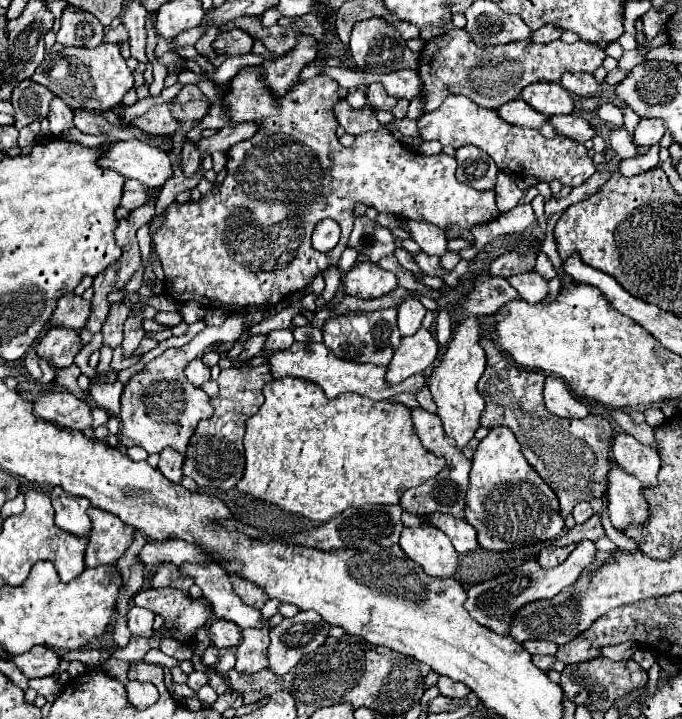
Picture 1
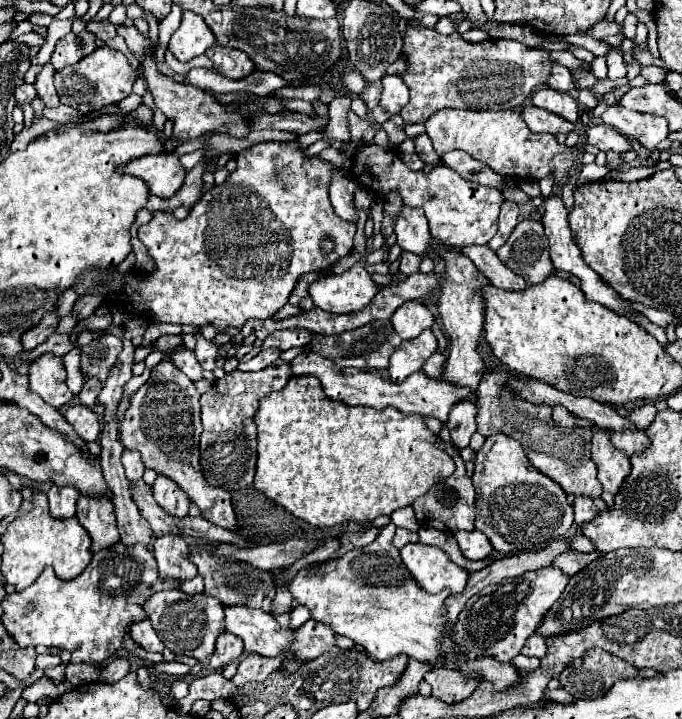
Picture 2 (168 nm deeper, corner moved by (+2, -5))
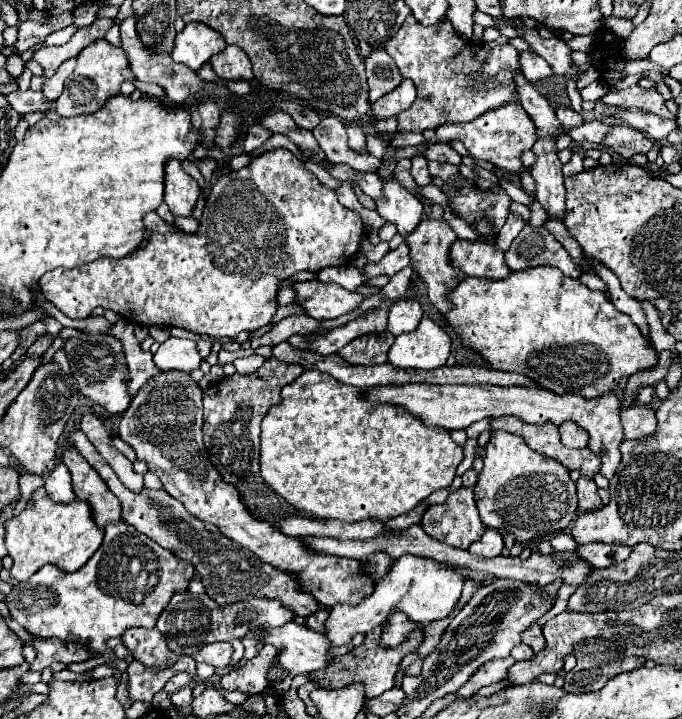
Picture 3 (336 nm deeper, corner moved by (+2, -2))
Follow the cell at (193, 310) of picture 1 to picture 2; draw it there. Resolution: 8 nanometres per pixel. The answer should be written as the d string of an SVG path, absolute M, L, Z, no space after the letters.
M199 330L195 334L195 338L195 355L197 355L197 361L201 363L203 369L213 371L215 369L215 361L217 361L217 345L207 339L203 339Z

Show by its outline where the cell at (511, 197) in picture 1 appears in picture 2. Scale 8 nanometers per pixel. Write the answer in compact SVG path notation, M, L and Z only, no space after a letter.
M505 201L501 205L501 215L499 215L499 231L497 235L489 241L489 247L493 251L497 251L499 247L503 247L509 239L509 235L513 233L513 229L517 227L517 217L519 217L519 207L517 203L511 203L511 201Z

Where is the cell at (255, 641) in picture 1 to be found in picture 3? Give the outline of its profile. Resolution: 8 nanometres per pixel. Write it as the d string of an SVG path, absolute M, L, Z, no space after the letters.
M263 648L245 666L225 674L219 680L221 688L223 690L241 690L245 694L261 694L269 686L267 672L273 666L275 658L277 658L277 650L275 648Z

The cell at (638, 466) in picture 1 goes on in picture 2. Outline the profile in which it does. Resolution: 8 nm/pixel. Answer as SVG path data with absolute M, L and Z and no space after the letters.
M637 429L637 431L619 431L619 433L611 433L611 443L617 449L623 449L627 453L627 457L631 457L631 455L641 453L649 447L649 437L641 429Z

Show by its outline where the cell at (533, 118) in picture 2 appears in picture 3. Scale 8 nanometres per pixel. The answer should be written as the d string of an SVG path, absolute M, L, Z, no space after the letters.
M589 120L577 128L569 128L565 130L565 134L569 134L573 140L587 140L587 142L601 142L601 136L605 136L605 128L609 128L609 124L603 124L601 120Z

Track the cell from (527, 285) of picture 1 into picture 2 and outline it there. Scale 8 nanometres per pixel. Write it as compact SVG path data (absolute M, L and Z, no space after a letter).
M487 245L461 247L461 253L465 253L475 263L475 267L489 279L491 285L511 291L521 291L521 287L525 289L525 279L515 275L509 267L505 267L505 263L499 261L497 253L491 251Z

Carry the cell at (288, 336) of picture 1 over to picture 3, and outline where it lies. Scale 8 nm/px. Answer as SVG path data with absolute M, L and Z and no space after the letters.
M251 354L247 358L239 358L235 360L235 368L237 368L237 374L253 374L261 364L265 362L265 358L261 354Z

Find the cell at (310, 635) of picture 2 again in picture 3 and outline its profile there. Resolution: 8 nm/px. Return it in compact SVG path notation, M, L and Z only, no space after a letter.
M403 554L397 558L395 568L381 578L375 584L375 590L371 596L367 596L357 606L351 604L335 604L329 610L329 618L325 620L323 634L333 646L345 646L351 642L351 638L357 632L369 632L375 626L379 626L385 616L393 610L405 612L411 620L417 620L419 624L429 624L437 618L445 618L459 602L463 590L463 576L457 574L453 568L437 564L433 558L421 558L413 554Z

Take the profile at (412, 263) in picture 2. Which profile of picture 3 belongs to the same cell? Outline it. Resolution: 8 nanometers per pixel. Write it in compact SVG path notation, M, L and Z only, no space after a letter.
M403 242L397 250L389 250L379 264L367 264L365 270L363 270L363 274L357 272L357 276L367 276L367 278L373 278L373 276L379 276L379 274L393 276L399 270L403 270L405 266L409 266L409 262L411 262L411 258L409 258L409 246Z

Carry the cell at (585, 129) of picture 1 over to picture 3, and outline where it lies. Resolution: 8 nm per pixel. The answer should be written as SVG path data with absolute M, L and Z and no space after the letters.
M615 124L607 132L607 136L601 142L603 148L611 148L613 152L621 154L623 158L631 158L633 154L647 154L657 142L649 142L641 132L635 128L627 128L625 124Z

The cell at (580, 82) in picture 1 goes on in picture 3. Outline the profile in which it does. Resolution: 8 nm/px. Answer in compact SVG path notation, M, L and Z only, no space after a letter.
M521 52L521 68L529 82L539 82L553 76L551 66L541 56L535 56L535 52Z

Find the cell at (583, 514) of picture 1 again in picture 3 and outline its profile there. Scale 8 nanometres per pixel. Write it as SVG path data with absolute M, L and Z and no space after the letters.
M583 476L577 480L577 498L579 498L579 510L589 512L601 508L601 498L597 494L597 486L593 480L585 480Z

